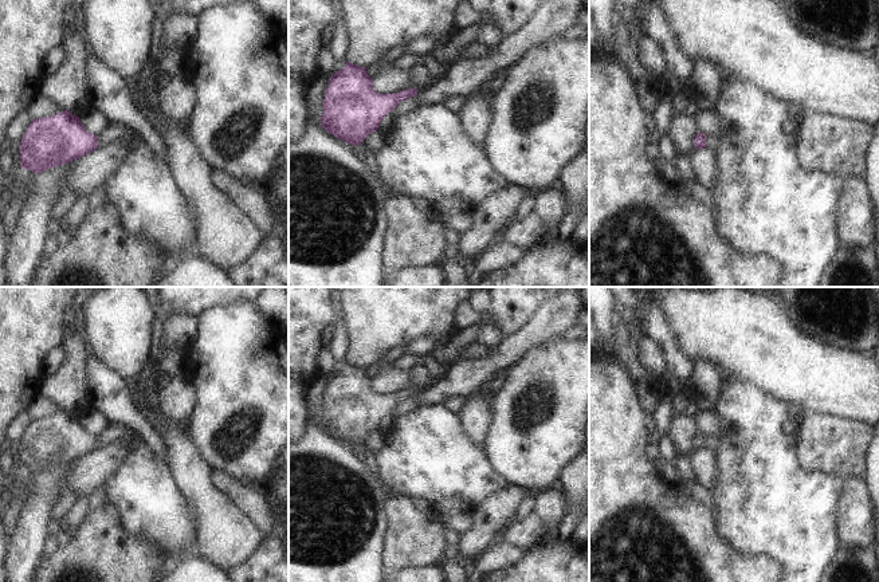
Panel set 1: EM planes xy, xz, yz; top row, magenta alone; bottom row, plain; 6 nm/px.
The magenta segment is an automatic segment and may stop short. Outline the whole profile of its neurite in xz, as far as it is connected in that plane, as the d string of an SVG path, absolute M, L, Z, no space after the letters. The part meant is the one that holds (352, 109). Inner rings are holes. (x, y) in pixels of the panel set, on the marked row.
M348 62L329 80L321 125L335 138L349 145L361 145L369 134L378 130L382 118L400 102L416 97L431 84L433 82L428 79L424 86L416 89L378 94L366 68Z

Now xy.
M67 110L32 119L20 141L23 169L42 173L98 149L98 135L89 133L79 117Z

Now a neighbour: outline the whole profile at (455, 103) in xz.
M459 95L448 97L443 101L442 105L447 106L448 109L451 109L455 113L460 113L467 99L468 99L467 97L459 97Z

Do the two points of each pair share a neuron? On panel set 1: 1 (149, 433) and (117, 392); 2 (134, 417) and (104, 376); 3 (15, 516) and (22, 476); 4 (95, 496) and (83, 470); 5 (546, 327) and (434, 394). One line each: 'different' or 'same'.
1: same
2: same
3: same
4: different
5: same

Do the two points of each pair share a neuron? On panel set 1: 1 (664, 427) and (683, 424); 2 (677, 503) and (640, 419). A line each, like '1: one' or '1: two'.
1: two
2: one

